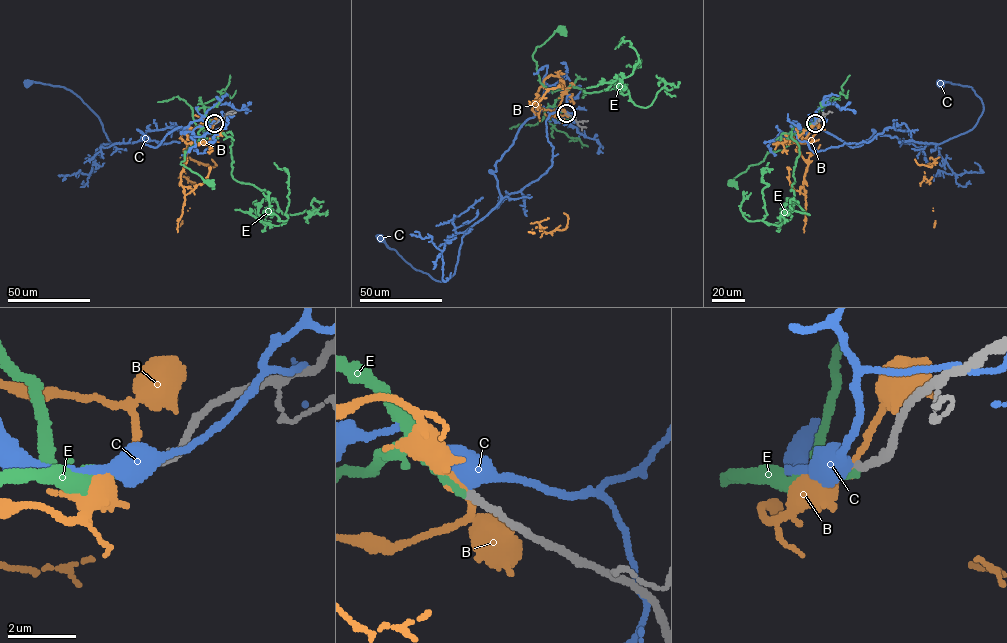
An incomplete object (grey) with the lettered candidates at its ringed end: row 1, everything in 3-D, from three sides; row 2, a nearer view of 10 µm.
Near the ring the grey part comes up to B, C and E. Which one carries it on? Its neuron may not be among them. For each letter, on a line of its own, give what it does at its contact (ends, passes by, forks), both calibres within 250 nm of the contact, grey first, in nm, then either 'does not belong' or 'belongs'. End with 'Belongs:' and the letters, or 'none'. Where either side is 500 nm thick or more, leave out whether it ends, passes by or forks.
B: it passes by; 240 nm thick on the grey side, 200 nm on the other; does not belong
C: it passes by; 240 nm thick on the grey side, 480 nm on the other; does not belong
E: it ends there; 240 nm thick on the grey side, 190 nm on the other; belongs
Belongs: E

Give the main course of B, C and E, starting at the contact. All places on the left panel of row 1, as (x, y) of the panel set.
B: (214, 123), (192, 128), (187, 133), (186, 163), (180, 181), (184, 204), (177, 227), (182, 220)
C: (214, 123), (178, 127), (157, 146), (145, 144), (137, 129), (149, 141), (111, 144), (76, 94), (29, 85)
E: (213, 123), (201, 128), (217, 138), (200, 137), (184, 151), (185, 160), (180, 163), (210, 184)

